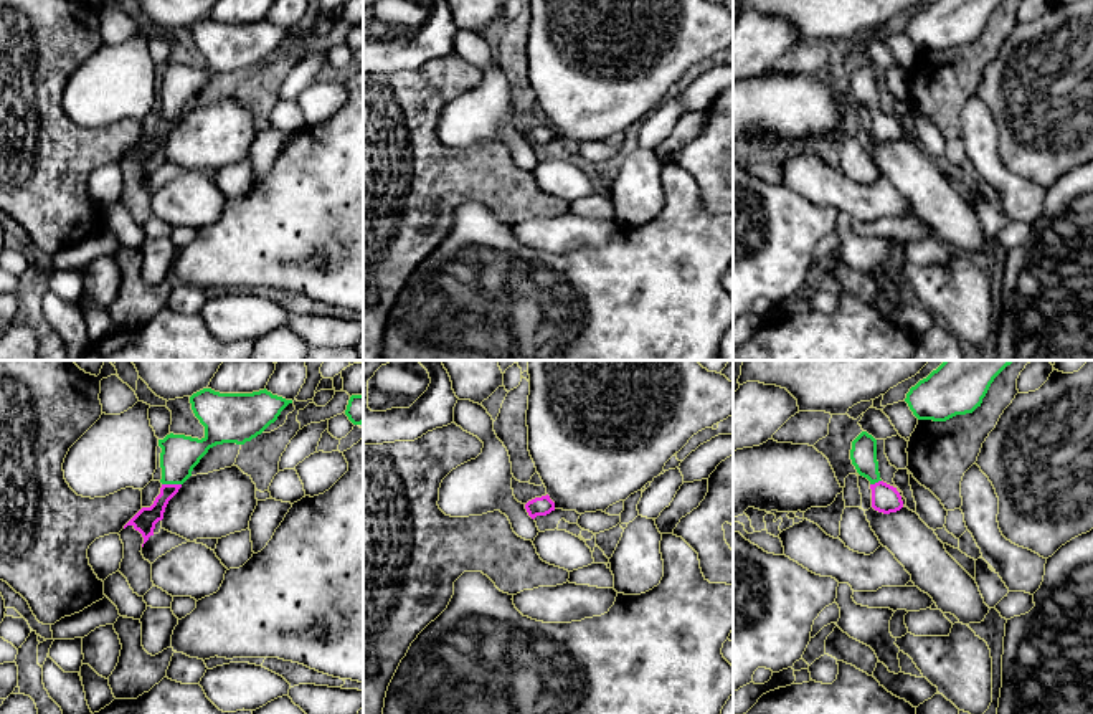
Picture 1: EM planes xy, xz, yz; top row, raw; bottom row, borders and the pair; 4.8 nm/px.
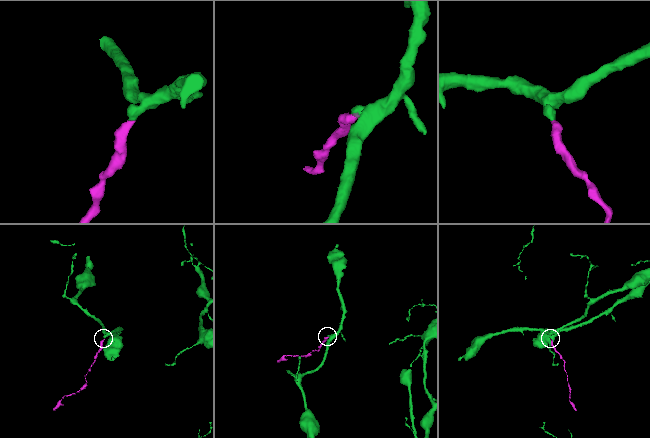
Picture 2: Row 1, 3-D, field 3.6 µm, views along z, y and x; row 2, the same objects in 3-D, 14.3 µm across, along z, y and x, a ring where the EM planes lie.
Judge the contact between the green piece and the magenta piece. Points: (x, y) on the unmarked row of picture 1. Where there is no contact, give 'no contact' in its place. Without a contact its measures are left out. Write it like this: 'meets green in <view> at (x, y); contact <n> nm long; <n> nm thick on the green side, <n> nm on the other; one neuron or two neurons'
meets green in xy at (172, 113); contact 100 nm long; 180 nm thick on the green side, 110 nm on the other; one neuron

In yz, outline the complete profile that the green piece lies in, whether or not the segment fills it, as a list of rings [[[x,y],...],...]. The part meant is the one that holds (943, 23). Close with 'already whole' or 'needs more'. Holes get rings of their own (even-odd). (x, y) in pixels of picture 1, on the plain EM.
[[[933,0],[906,23],[905,31],[918,50],[946,51],[981,36],[1002,0]]]; already whole

